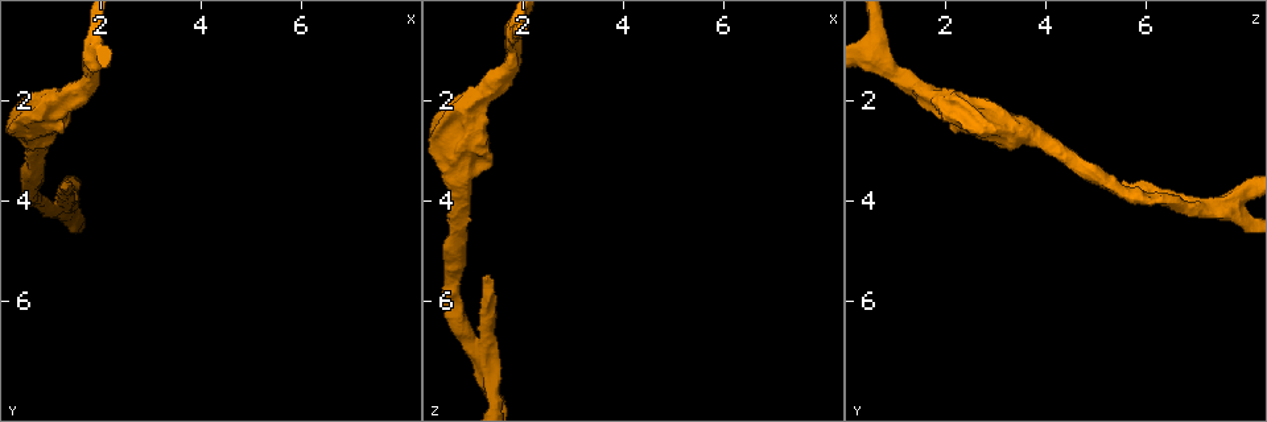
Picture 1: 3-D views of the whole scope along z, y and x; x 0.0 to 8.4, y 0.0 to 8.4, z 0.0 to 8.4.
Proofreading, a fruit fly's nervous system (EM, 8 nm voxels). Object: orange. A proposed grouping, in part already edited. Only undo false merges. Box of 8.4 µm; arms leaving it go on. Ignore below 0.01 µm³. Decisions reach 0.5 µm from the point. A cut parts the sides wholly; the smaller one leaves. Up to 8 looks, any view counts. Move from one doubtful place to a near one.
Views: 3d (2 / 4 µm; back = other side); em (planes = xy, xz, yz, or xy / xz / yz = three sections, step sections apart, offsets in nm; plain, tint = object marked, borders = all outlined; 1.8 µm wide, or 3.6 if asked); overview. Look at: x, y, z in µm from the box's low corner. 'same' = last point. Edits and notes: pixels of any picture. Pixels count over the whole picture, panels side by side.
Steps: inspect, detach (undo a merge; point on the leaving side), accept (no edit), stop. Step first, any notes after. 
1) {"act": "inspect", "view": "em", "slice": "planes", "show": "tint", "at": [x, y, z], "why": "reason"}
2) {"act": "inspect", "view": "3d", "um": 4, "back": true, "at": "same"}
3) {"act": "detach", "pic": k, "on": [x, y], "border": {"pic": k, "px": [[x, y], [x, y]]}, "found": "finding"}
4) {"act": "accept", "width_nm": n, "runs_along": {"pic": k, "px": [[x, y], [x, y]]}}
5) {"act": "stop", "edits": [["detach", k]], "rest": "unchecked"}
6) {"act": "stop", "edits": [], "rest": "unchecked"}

{"act": "inspect", "view": "em", "um": 3.6, "slice": "planes", "show": "tint", "at": [0.70, 2.65, 3.40], "why": "thick turns thin"}

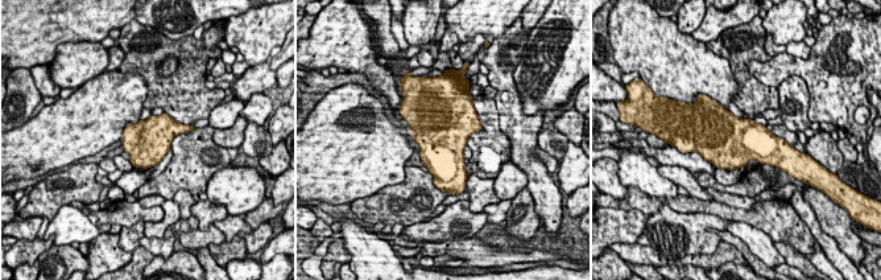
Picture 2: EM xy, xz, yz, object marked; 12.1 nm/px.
{"act": "accept", "width_nm": 550, "found": "one neuron here"}

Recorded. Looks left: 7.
{"act": "inspect", "view": "em", "slice": "planes", "show": "borders", "at": [1.80, 1.20, 0.60], "why": "three arms meet"}

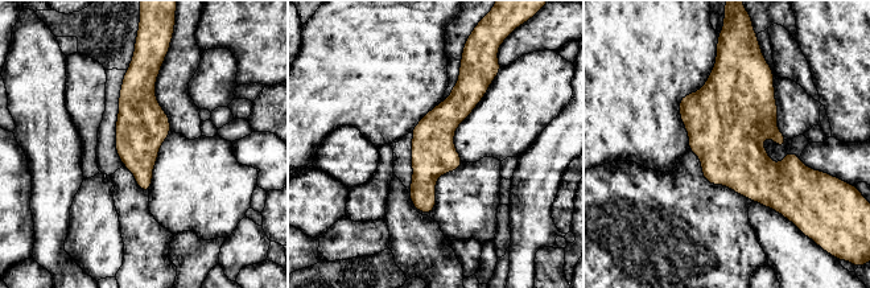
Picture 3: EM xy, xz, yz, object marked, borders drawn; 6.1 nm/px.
{"act": "accept", "runs_along": {"pic": 3, "px": [[464, 74], [423, 209]]}, "found": "continuous, no second neuron"}

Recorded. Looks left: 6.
{"act": "inspect", "view": "em", "slice": "planes", "show": "plain", "at": [1.05, 4.15, 7.05], "why": "two arms at a narrow angle"}

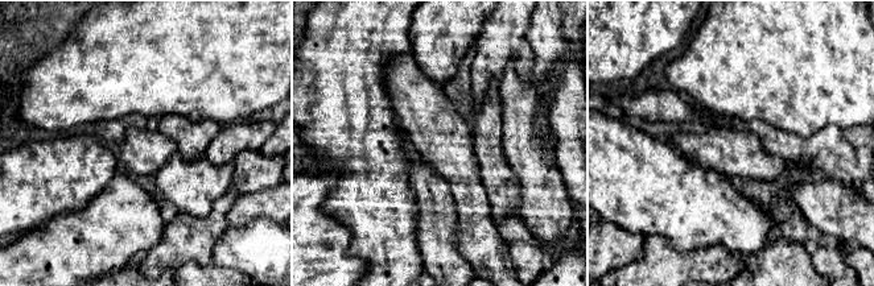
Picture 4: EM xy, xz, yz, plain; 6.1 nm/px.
{"act": "inspect", "view": "em", "slice": "planes", "show": "borders", "at": "same", "why": "see the neighbours"}

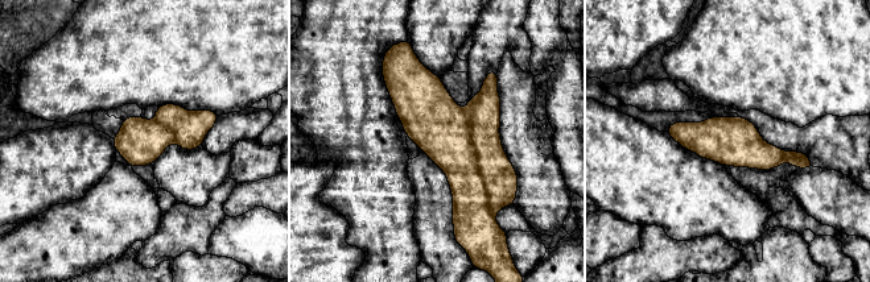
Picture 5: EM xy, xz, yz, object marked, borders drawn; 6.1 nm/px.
{"act": "detach", "pic": 5, "on": [501, 179], "width_nm": 280, "border": {"pic": 5, "px": [[464, 111], [477, 169], [491, 211]]}, "found": "a second neuron is stuck on"}

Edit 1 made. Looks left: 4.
{"act": "stop", "edits": [["detach", 5]], "rest": "unchecked"}

